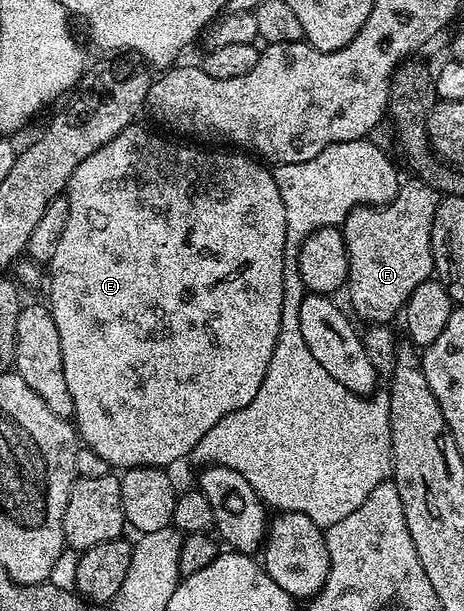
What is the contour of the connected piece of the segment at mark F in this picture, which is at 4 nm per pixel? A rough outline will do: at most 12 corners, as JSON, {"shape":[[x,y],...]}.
{"shape":[[411,178],[340,224],[353,314],[386,325],[434,275],[439,192]]}

